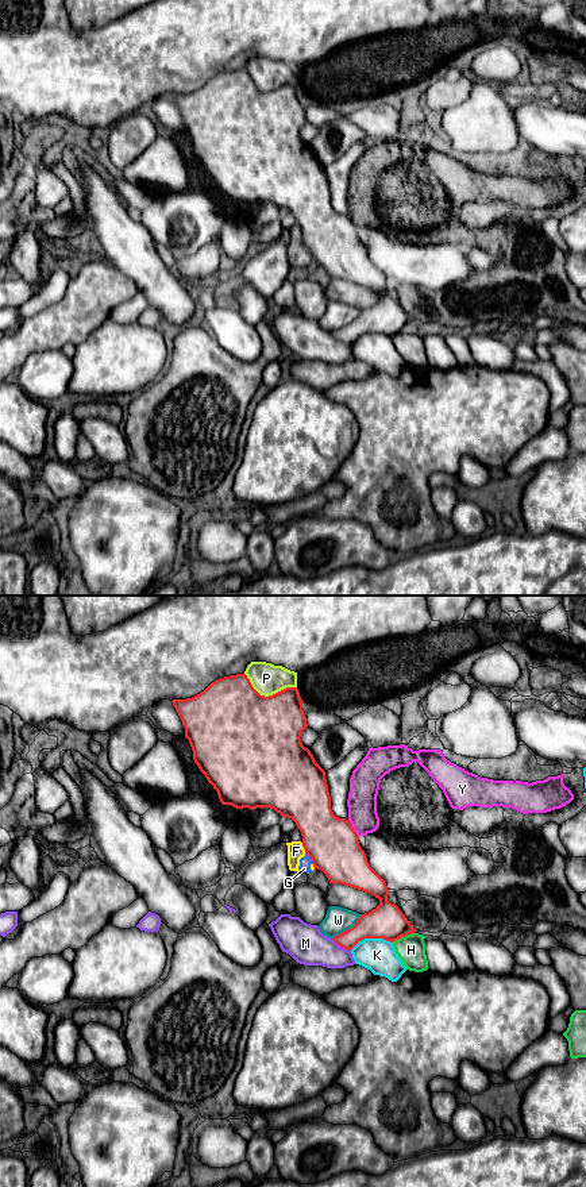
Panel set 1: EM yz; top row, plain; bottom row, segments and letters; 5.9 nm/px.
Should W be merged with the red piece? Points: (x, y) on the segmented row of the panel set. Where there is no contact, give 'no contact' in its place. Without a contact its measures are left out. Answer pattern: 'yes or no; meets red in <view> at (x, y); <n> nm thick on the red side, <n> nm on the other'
no; meets red in yz at (349, 929); 220 nm thick on the red side, 160 nm on the other

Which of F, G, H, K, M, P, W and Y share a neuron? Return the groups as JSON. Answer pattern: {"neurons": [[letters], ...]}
{"neurons": [["F", "G"], ["H"], ["K"], ["M"], ["P"], ["W"], ["Y"]]}

